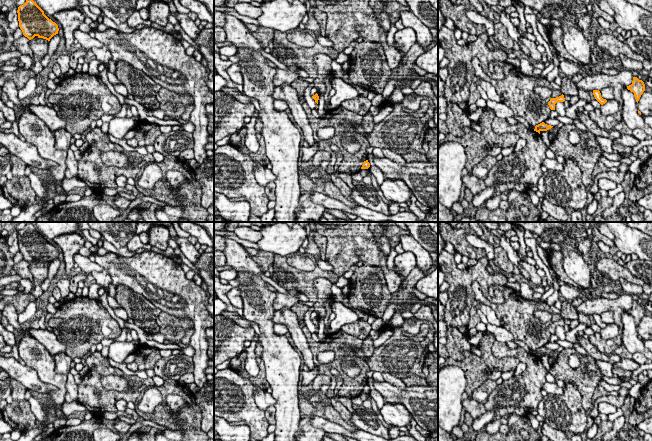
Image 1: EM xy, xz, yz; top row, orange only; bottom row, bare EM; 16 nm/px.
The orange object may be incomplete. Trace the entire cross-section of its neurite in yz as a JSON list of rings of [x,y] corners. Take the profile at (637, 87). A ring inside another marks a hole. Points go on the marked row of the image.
[[[633,77],[632,84],[627,86],[627,89],[634,93],[636,102],[638,103],[641,95],[645,91],[645,84],[642,80],[639,80],[637,77]]]

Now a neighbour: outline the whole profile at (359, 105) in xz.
[[[358,96],[354,99],[342,102],[341,106],[349,111],[363,116],[369,111],[372,105],[371,100],[369,100],[368,98]]]

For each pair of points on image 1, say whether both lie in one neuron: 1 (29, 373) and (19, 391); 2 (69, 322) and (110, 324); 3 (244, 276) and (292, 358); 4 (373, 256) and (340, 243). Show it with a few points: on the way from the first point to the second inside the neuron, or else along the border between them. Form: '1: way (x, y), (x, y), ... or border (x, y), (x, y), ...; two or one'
1: border (10, 377), (19, 381), (27, 389); two
2: way (79, 322), (100, 324); one
3: way (256, 297), (267, 334), (271, 338); one
4: way (365, 248), (360, 243), (348, 243); one

